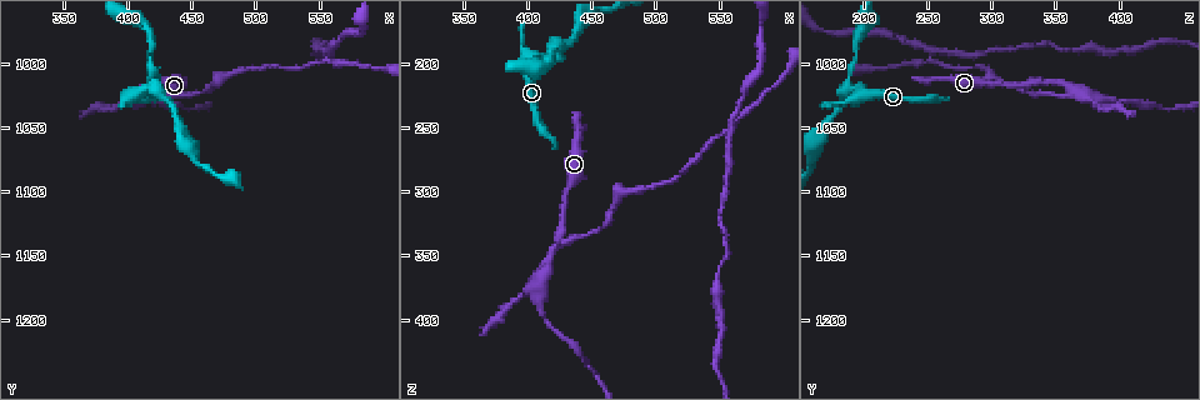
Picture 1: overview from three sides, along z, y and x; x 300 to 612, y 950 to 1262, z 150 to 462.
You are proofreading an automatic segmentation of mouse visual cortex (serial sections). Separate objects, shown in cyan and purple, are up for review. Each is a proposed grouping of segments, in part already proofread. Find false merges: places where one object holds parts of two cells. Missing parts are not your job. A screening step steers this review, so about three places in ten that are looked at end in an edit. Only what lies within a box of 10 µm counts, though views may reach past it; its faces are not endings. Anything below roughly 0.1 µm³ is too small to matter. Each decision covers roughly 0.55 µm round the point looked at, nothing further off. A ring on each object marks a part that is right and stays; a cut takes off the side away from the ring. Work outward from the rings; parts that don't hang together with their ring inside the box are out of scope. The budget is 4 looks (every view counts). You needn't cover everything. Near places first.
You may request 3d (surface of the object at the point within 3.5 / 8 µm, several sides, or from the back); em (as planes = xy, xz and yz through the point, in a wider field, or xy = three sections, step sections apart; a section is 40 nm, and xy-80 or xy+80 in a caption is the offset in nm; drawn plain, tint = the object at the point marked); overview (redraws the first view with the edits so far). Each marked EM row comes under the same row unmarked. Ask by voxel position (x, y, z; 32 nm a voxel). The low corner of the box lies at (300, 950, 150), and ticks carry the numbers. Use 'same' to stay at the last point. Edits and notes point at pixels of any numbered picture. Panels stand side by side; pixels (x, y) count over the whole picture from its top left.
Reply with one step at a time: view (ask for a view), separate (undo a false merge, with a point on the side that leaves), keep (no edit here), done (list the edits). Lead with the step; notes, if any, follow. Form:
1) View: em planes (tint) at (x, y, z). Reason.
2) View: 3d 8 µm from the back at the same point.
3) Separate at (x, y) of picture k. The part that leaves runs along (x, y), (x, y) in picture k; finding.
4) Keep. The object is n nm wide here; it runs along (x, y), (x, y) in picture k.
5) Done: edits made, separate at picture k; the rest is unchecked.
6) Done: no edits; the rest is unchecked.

View: 3d 3.5 µm at (416, 1022, 362).

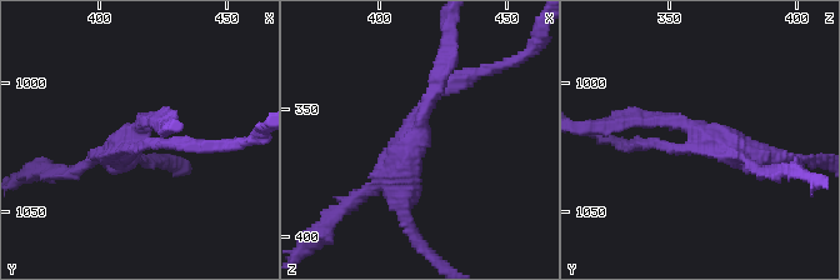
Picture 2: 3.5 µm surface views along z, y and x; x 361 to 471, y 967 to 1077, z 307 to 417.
View: em xy step 1 (tint) at (416, 1020, 360). 3 arms meet here; the arms are 150, 150, 350 nm wide; now the EM.

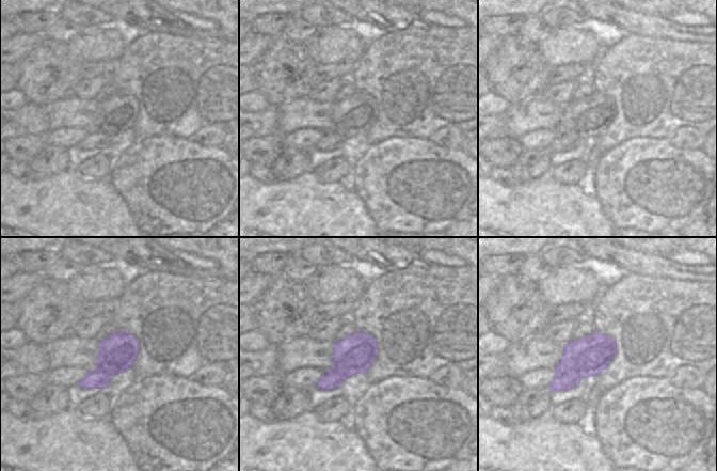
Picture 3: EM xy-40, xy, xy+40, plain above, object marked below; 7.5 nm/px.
Separate at (340, 209) of picture 2. The part that leaves runs along (133, 145), (225, 145) in picture 2; a second cell is stuck on.

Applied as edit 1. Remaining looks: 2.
View: em planes (tint) at (424, 1020, 188). A fork.

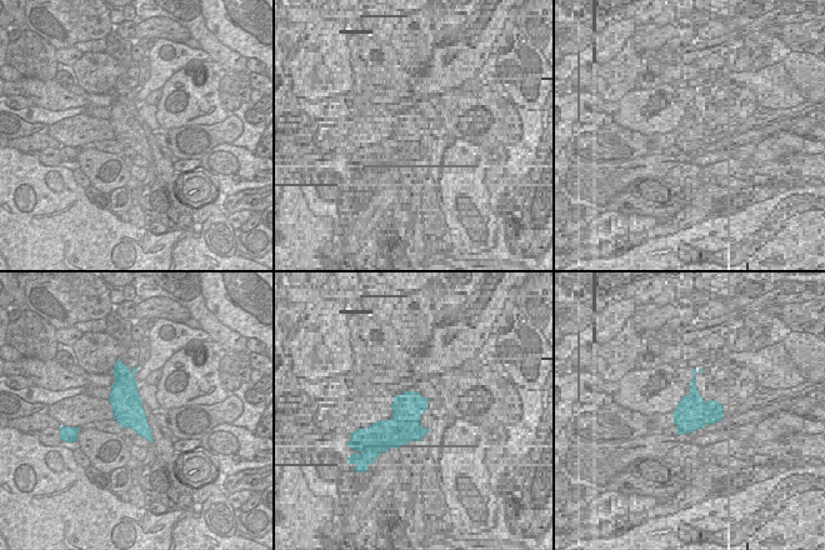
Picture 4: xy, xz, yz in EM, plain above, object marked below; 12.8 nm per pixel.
View: 3d 3.5 µm at the same point.

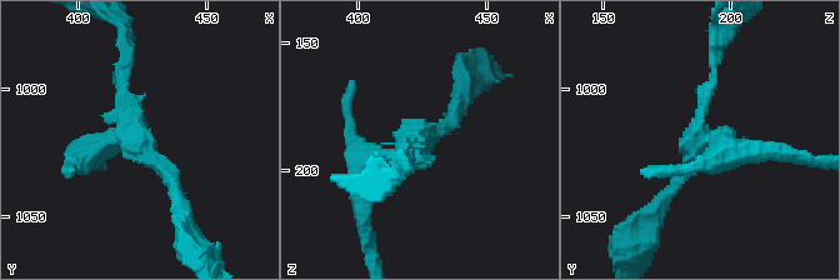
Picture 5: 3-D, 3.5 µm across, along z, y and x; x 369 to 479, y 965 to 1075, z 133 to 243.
Separate at (158, 164) of picture 5. 3 arms meet here; the arms are 150, 200, 300 nm wide; the part that leaves runs along (124, 139), (161, 165), (181, 211) in picture 5; two cells meet here.

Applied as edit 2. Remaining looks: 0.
Done: edits made, separate at picture 2, separate at picture 5; the rest is unchecked.

